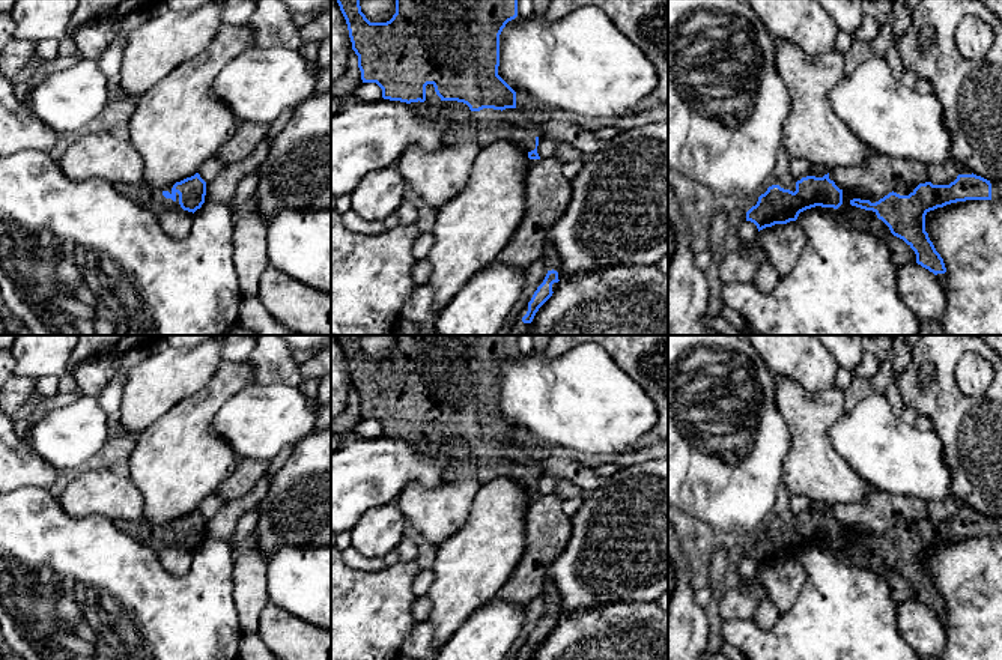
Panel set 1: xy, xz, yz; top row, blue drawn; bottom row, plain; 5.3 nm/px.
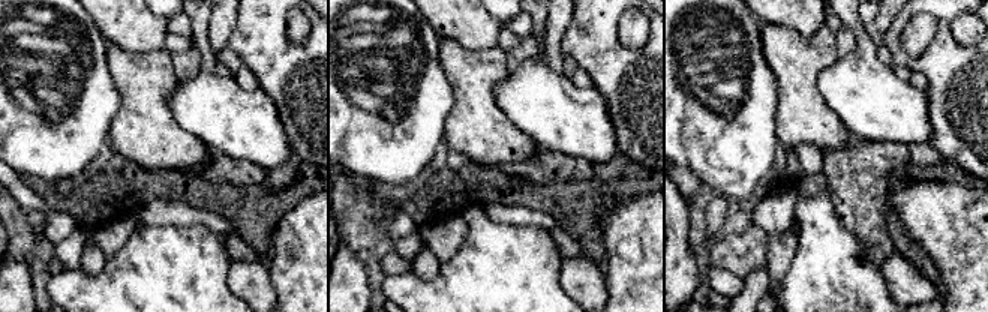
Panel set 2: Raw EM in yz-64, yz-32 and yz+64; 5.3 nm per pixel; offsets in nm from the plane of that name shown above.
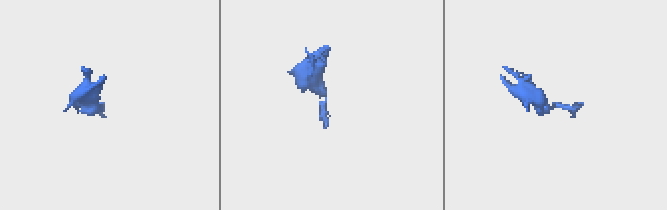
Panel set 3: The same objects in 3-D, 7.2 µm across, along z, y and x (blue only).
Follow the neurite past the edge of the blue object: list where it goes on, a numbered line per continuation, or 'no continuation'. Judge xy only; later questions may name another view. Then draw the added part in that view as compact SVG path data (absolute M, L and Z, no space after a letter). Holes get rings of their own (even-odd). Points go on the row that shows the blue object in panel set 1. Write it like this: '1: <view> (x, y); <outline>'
1: xy (151, 197); M138 180L137 183L117 183L114 186L119 192L138 203L144 209L152 210L155 215L161 215L169 209L182 209L179 204L178 192L175 201L162 195L164 191L169 191L172 194L173 185L175 183L167 186L150 186L146 182Z

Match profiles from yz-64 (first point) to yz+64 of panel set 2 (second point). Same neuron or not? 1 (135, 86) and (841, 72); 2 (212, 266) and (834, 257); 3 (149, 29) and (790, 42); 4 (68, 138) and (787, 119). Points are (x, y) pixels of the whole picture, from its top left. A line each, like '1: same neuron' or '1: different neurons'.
1: different neurons
2: same neuron
3: different neurons
4: different neurons

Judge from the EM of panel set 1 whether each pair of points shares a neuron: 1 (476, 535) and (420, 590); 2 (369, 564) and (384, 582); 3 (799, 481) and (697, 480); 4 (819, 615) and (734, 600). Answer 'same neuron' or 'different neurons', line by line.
1: different neurons
2: different neurons
3: different neurons
4: different neurons

